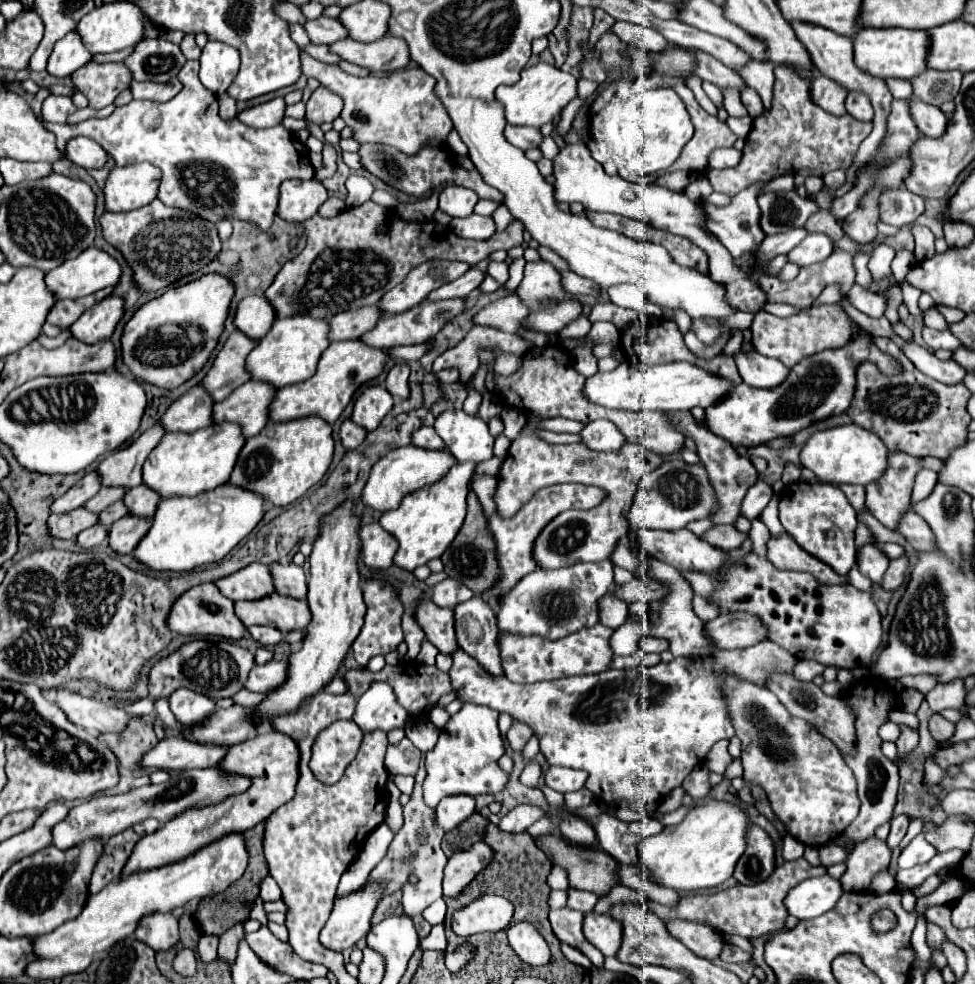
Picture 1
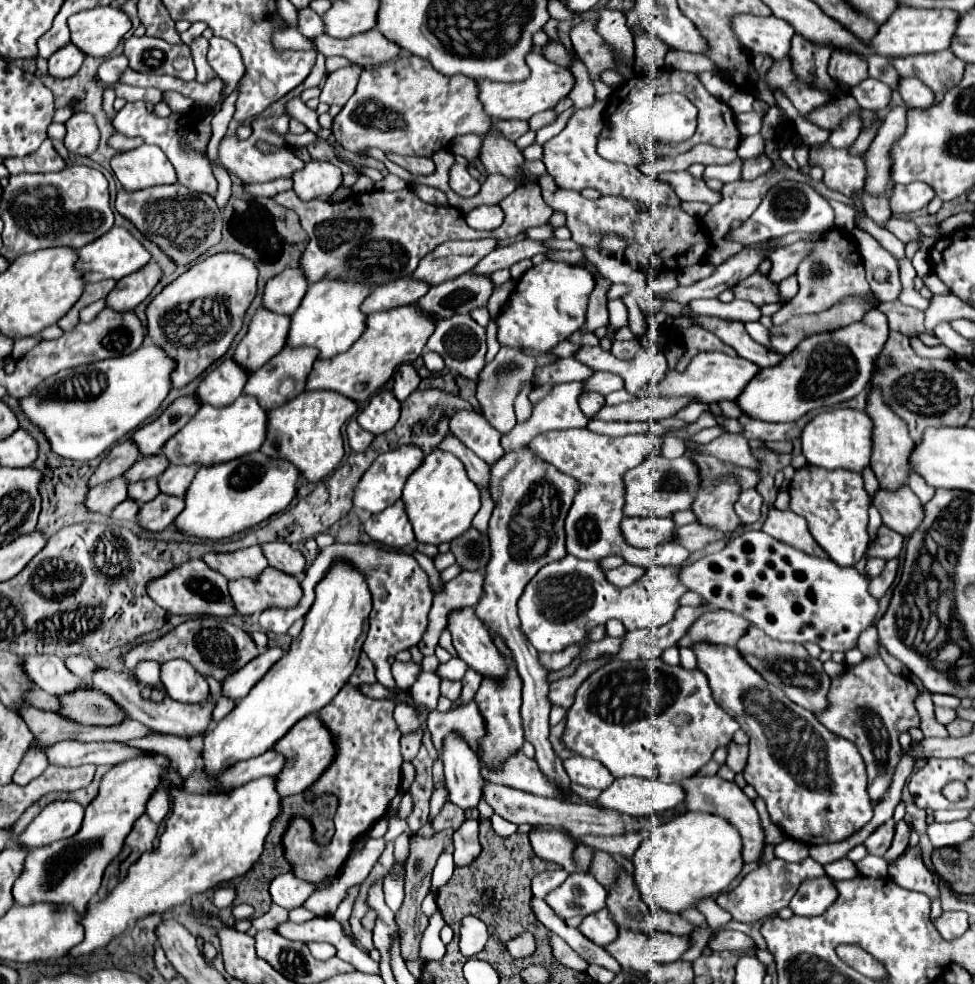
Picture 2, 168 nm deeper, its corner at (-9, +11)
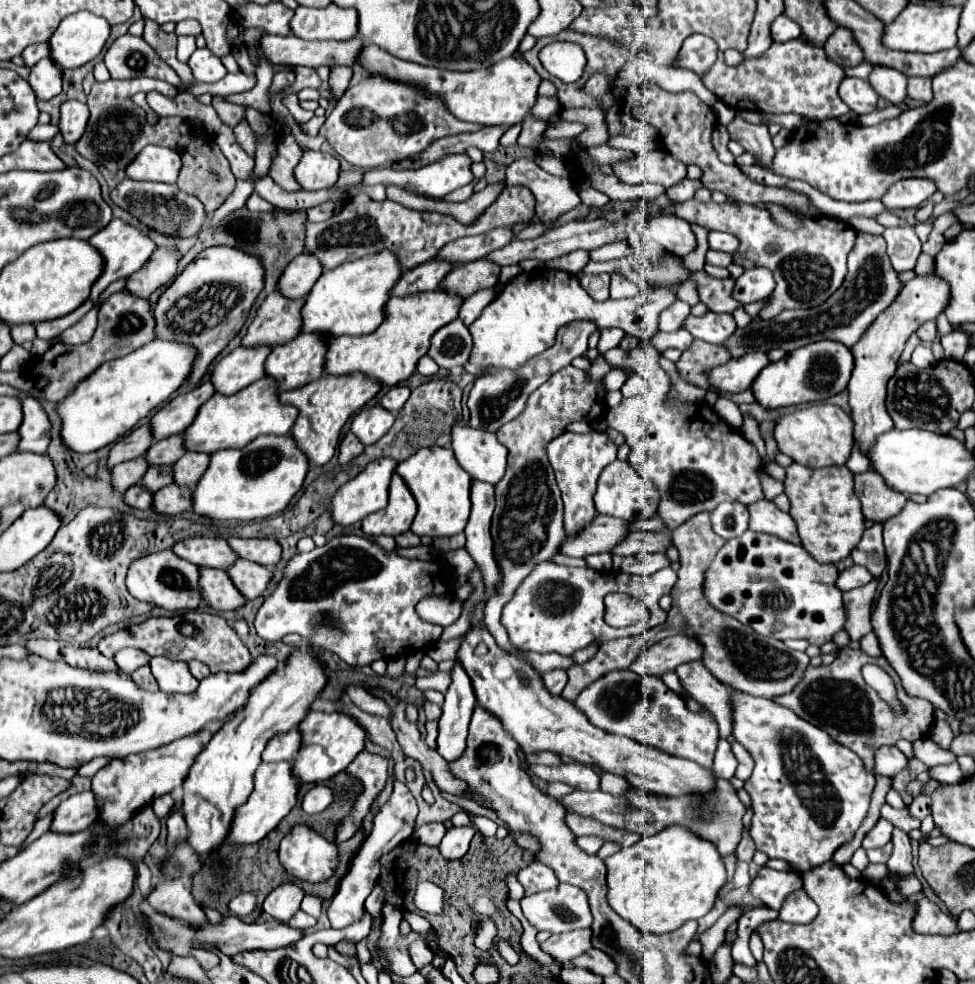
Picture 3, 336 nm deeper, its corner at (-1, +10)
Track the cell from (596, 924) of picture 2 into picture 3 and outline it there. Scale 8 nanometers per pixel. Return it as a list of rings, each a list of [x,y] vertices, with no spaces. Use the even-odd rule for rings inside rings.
[[[575,930],[565,934],[555,934],[541,944],[541,950],[557,962],[567,962],[575,956],[581,956],[591,948],[591,930]]]

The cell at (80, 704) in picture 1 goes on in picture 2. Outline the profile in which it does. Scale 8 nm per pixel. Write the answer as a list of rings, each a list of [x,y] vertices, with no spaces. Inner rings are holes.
[[[55,655],[23,657],[23,669],[43,691],[51,695],[67,695],[67,691],[95,687],[91,681],[73,675]]]

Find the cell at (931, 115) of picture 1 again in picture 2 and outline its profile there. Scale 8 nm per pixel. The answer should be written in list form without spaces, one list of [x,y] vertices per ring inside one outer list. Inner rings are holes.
[[[903,79],[899,83],[899,93],[903,97],[903,103],[907,107],[917,107],[917,109],[927,109],[927,107],[933,107],[935,105],[935,93],[925,85],[921,83],[919,79]]]

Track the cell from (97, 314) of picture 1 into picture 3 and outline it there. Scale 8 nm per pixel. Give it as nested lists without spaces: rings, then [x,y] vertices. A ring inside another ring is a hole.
[[[157,248],[151,256],[151,260],[135,274],[129,276],[127,290],[133,292],[135,296],[151,296],[159,286],[169,284],[175,274],[177,274],[177,262],[179,262],[179,252],[177,248]]]

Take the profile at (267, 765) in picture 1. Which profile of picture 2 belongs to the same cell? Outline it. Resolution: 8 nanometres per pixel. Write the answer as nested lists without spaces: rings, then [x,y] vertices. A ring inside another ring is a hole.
[[[307,715],[307,719],[295,723],[295,727],[291,727],[291,731],[287,731],[283,739],[279,739],[273,751],[279,751],[283,757],[287,757],[283,771],[275,777],[279,797],[287,797],[287,795],[303,793],[307,787],[311,787],[319,779],[319,775],[329,767],[335,747],[333,747],[331,733],[323,727],[317,715]]]

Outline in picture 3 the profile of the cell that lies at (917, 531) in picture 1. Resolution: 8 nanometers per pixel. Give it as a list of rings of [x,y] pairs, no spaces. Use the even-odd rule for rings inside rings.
[[[863,472],[853,476],[853,488],[857,498],[863,504],[863,516],[873,522],[885,522],[897,516],[907,498],[883,484],[883,480],[875,472]]]

